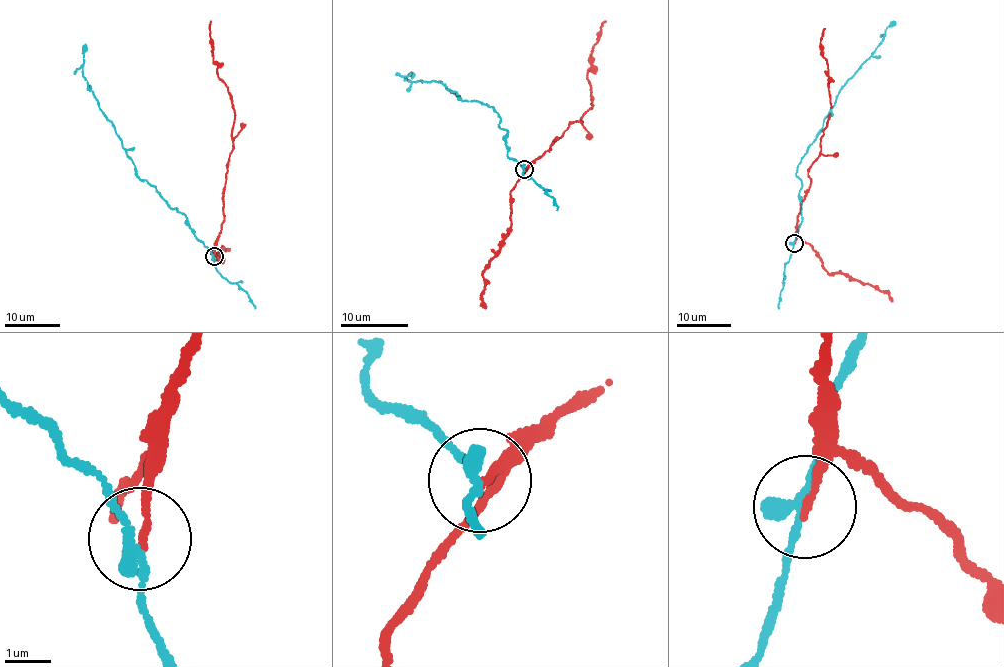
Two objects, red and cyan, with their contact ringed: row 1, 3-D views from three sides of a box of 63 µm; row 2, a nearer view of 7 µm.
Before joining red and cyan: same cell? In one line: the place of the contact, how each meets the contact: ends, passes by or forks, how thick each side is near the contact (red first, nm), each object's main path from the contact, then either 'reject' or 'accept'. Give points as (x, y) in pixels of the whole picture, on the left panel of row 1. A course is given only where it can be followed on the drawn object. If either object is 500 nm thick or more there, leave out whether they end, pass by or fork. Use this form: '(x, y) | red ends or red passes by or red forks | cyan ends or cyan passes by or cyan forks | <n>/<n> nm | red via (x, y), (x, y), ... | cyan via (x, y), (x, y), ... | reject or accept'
(214, 256) | red ends | cyan passes by | 150/240 nm | red via (213, 256), (223, 220), (234, 115), (227, 87), (218, 77), (217, 63), (212, 59), (210, 21) | cyan via (213, 255), (195, 237), (186, 217), (172, 208), (145, 179), (139, 177), (82, 71), (85, 44) | reject

